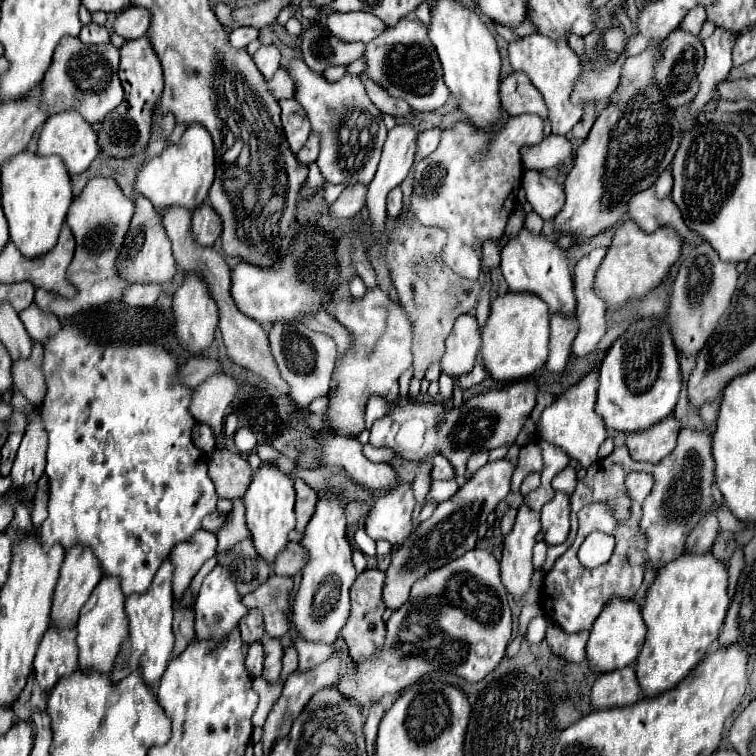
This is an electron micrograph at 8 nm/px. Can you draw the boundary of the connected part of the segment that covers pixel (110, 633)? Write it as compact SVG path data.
M104 576L94 592L90 594L88 602L84 604L78 624L76 624L78 636L76 644L80 650L80 668L82 670L96 670L96 672L110 672L114 658L118 654L118 648L122 640L128 636L128 618L124 612L124 594L122 593L120 580L113 576Z

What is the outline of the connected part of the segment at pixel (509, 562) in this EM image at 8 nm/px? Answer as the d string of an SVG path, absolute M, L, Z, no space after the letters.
M526 504L518 508L516 522L508 536L504 536L502 558L500 558L500 576L506 590L520 598L528 592L532 576L532 546L536 534L540 532L540 514Z

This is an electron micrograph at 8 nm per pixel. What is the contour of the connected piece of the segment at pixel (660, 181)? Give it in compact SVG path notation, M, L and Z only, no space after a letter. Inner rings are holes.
M664 170L664 174L658 176L654 188L656 188L656 196L658 196L658 198L670 196L670 190L672 190L672 176L668 174L668 170Z

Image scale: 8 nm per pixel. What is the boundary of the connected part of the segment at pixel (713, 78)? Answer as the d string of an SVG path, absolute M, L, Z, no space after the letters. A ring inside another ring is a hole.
M716 26L712 36L702 40L704 50L706 50L706 62L704 62L704 68L698 76L700 92L692 100L690 110L688 110L690 120L696 120L700 110L710 102L710 98L714 96L716 84L726 80L726 76L732 68L732 50L734 50L736 38L738 38L736 32L728 32L728 30L722 30Z

